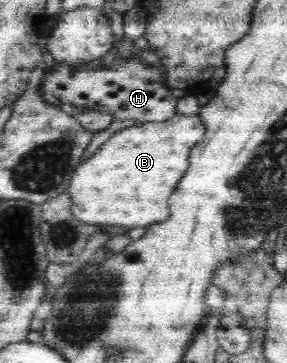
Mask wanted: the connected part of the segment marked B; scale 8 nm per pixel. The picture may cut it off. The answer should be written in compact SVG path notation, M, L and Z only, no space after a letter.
M177 113L163 122L145 122L118 130L99 150L73 172L68 193L73 199L72 214L92 226L149 226L169 218L169 196L189 168L189 152L205 136L205 125L199 115Z

